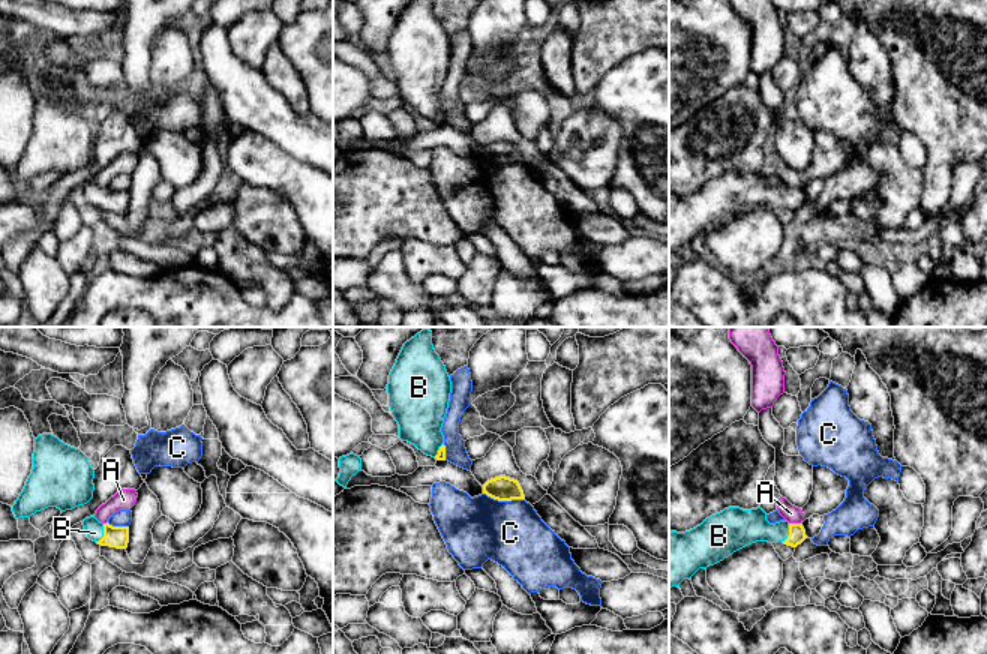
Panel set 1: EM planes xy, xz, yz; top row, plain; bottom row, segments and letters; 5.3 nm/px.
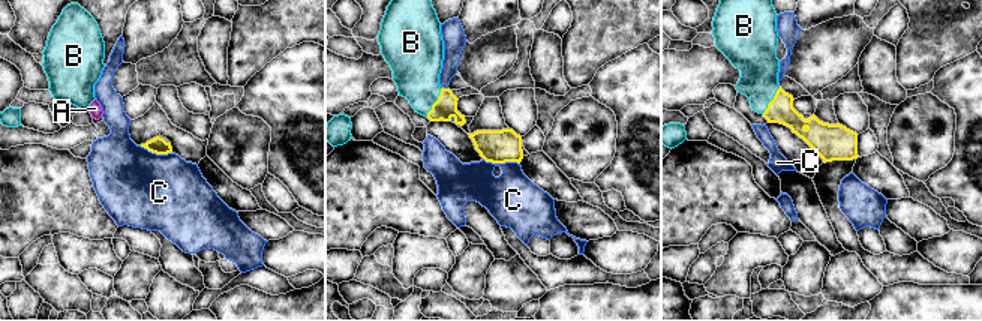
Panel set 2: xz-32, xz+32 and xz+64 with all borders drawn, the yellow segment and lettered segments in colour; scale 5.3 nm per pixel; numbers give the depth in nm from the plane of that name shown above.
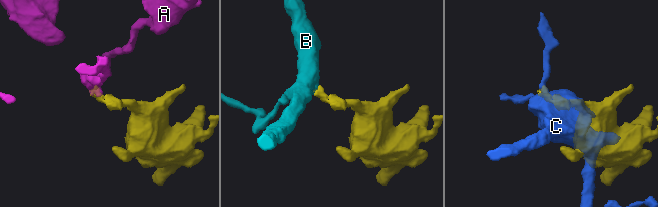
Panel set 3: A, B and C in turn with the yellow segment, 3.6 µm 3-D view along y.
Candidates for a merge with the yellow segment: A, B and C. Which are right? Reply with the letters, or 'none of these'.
B

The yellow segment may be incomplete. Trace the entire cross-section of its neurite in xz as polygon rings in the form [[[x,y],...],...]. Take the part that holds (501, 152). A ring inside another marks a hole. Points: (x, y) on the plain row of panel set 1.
[[[506,140],[488,144],[483,158],[498,165],[525,164],[519,146]]]

